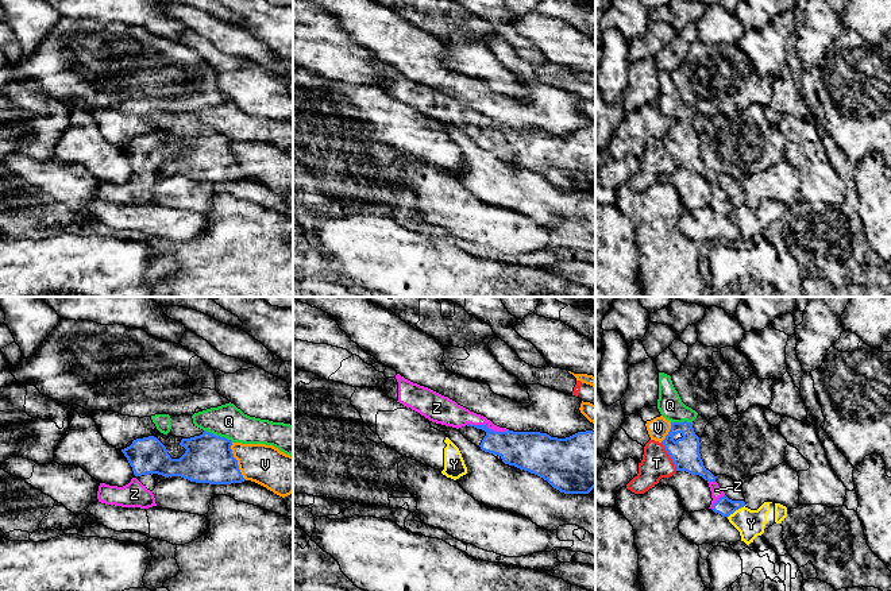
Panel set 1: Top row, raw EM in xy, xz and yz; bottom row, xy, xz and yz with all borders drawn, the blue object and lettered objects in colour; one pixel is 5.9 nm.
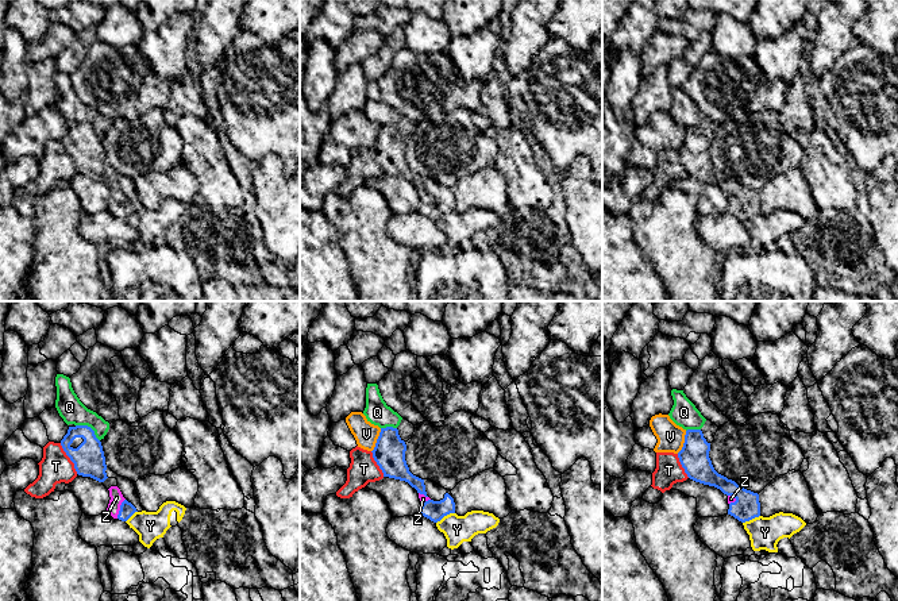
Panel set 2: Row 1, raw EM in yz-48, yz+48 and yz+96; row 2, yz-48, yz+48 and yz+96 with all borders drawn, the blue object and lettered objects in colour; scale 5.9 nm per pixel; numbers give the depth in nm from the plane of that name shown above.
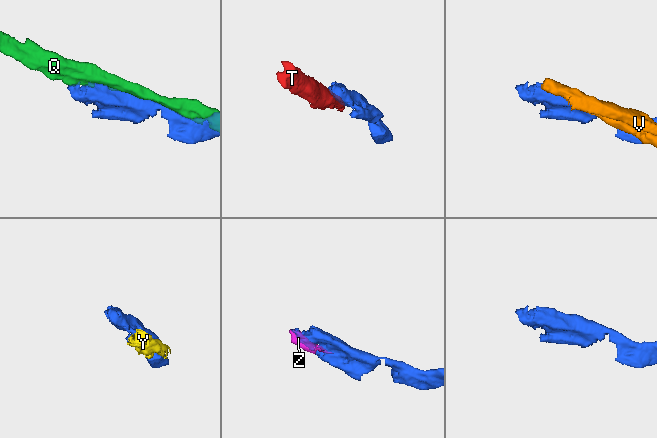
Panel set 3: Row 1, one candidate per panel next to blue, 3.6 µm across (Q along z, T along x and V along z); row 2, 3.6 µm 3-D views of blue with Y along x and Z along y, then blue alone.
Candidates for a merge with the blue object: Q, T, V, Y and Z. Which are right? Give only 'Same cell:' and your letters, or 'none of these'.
Same cell: Z

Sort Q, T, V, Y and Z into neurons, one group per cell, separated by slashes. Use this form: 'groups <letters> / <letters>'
groups Q / T / V / Y / Z

